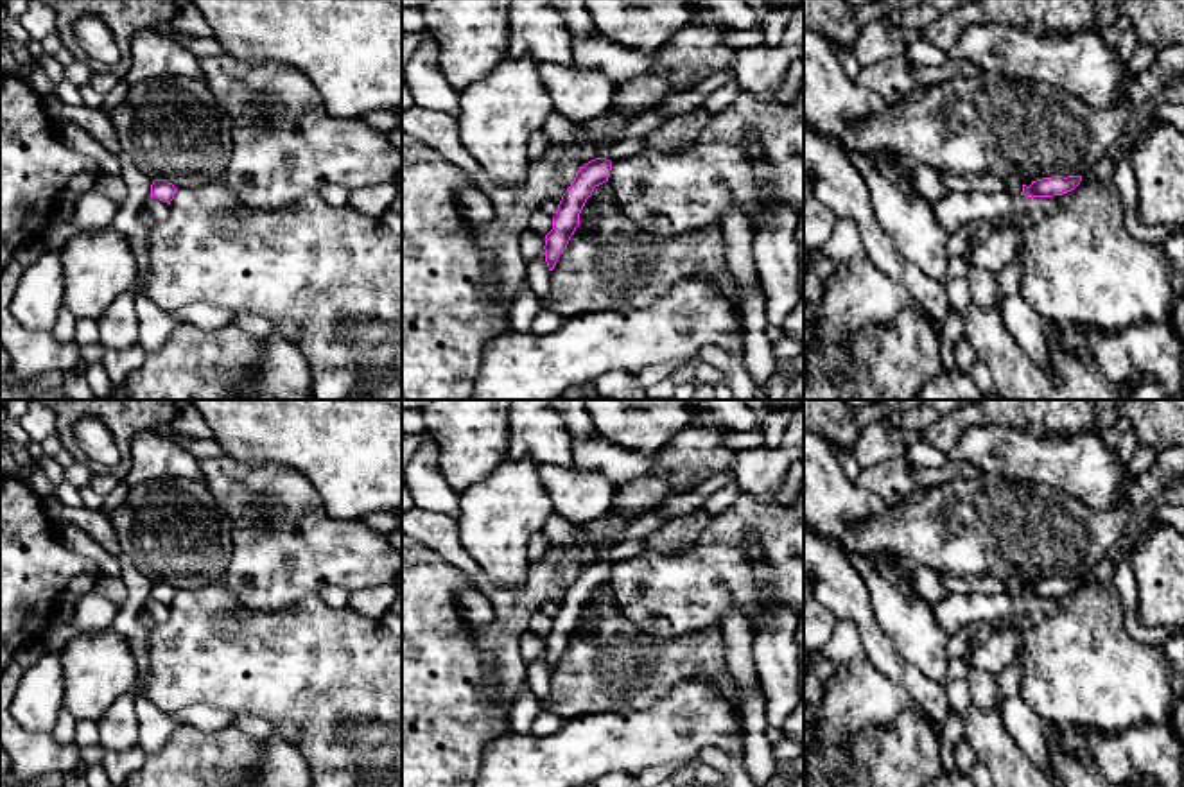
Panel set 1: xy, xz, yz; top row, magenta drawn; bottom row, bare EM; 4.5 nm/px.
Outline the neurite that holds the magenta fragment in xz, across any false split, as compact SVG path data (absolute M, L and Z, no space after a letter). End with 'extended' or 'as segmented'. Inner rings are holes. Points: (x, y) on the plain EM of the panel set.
M596 559L585 565L562 597L556 617L553 618L553 631L545 636L544 651L549 672L554 670L560 656L567 651L570 638L579 627L579 615L587 601L596 588L608 583L610 572L612 563L606 559Z | as segmented

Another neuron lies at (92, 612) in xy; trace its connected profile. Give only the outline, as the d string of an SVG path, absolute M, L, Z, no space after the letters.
M99 593L83 595L74 610L70 620L65 620L70 626L79 627L81 631L93 631L111 627L120 606Z

